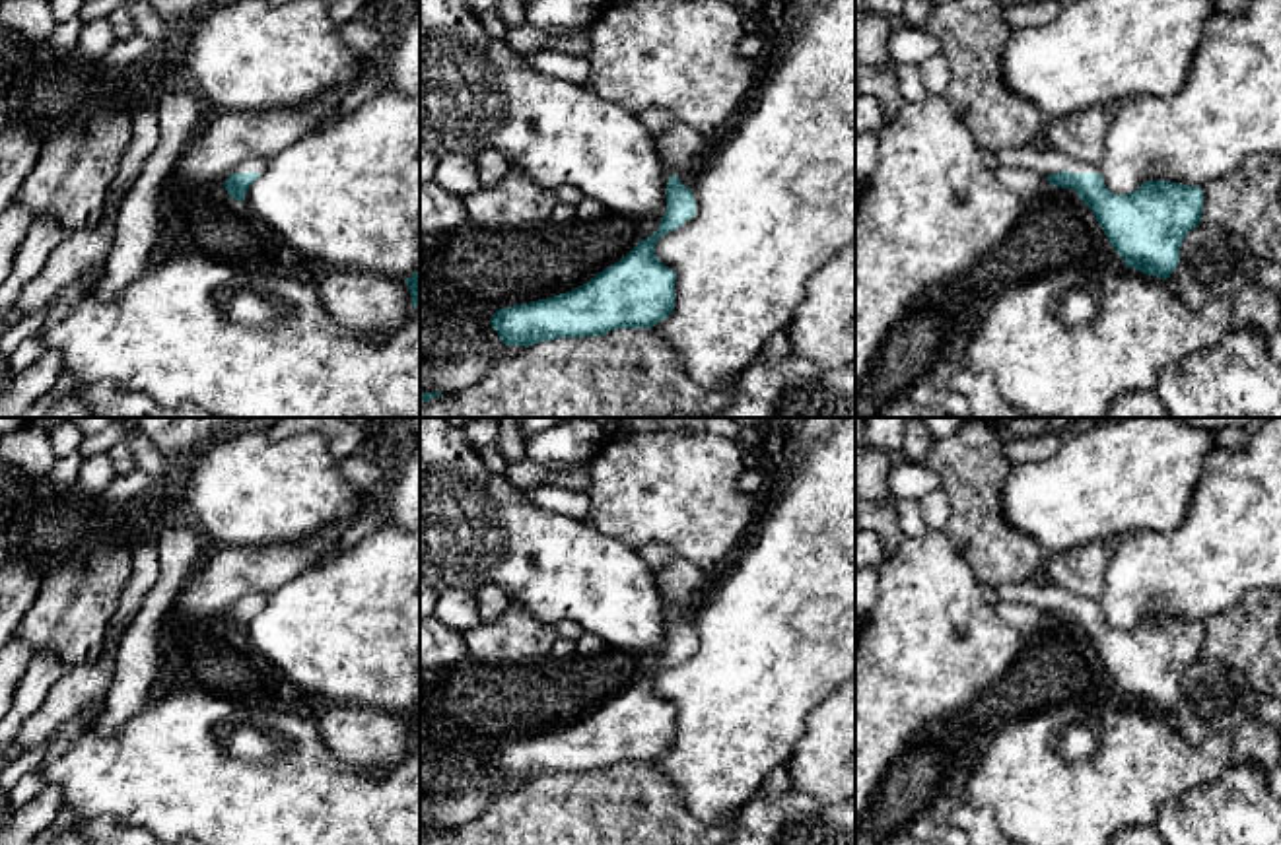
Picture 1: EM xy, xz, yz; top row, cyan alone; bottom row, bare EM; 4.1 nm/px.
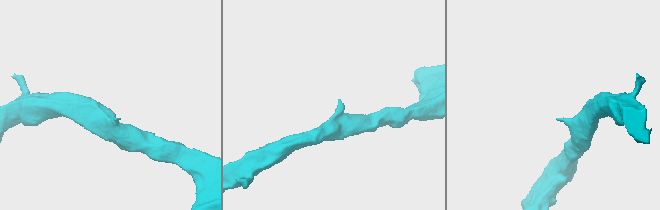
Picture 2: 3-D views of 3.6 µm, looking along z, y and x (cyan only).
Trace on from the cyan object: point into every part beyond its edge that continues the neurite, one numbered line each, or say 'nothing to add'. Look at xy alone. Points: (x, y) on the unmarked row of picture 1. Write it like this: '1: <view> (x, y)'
1: xy (249, 601)

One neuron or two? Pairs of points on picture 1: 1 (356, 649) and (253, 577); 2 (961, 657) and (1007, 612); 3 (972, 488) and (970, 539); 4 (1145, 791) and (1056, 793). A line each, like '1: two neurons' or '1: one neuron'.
1: two neurons
2: two neurons
3: one neuron
4: one neuron

